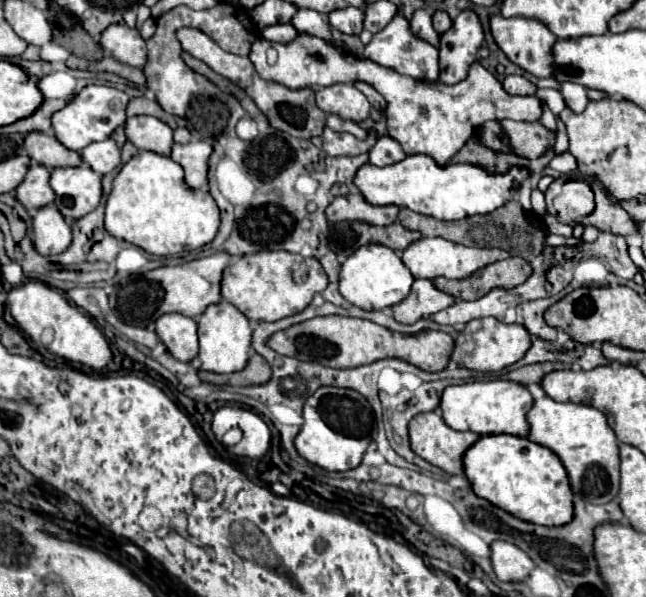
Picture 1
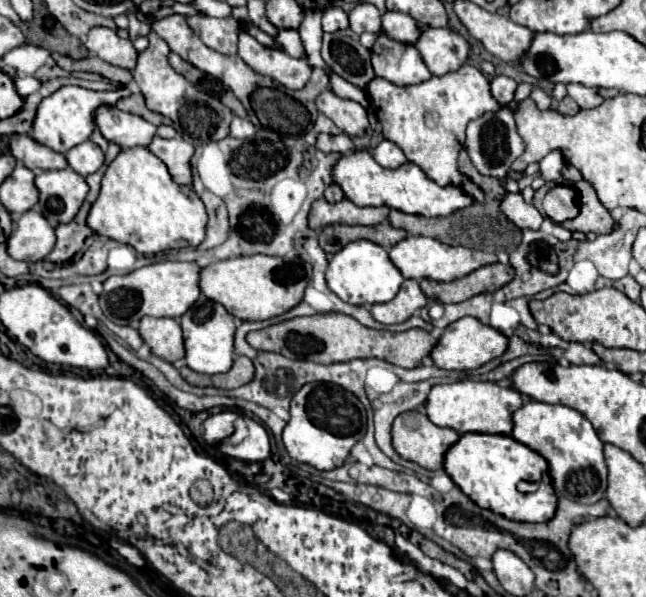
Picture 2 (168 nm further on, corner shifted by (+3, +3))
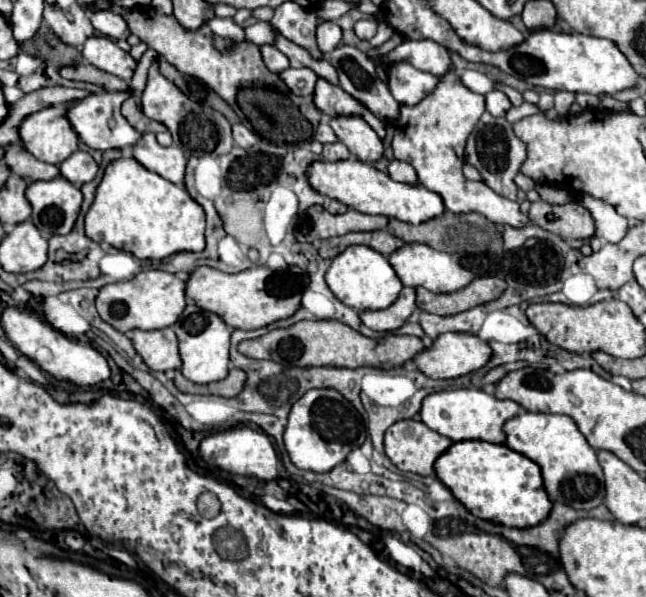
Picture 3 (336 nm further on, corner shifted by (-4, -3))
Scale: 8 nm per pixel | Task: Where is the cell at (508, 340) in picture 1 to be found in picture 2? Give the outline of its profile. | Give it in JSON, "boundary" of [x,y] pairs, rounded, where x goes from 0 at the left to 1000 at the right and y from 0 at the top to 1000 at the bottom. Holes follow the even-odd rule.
{"boundary":[[[721,529],[721,533],[712,533],[706,539],[700,539],[697,546],[690,546],[690,553],[681,563],[681,570],[666,586],[666,600],[678,616],[687,616],[687,620],[709,620],[709,623],[737,620],[740,613],[759,606],[762,600],[777,596],[783,580],[786,580],[783,563],[777,563],[771,553],[740,539],[737,533]]]}

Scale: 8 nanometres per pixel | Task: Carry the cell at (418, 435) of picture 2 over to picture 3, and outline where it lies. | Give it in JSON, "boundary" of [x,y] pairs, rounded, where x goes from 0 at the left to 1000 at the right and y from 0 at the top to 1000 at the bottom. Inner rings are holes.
{"boundary":[[[649,700],[618,704],[596,724],[596,760],[621,791],[670,794],[673,771],[698,747],[692,730],[661,717]]]}

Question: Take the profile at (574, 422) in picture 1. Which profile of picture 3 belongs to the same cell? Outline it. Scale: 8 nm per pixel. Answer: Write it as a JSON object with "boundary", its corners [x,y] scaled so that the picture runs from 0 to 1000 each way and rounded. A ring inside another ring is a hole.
{"boundary":[[[810,690],[785,704],[779,714],[785,727],[785,747],[803,760],[813,760],[837,781],[841,811],[856,841],[884,844],[884,851],[915,854],[937,838],[937,797],[924,771],[924,754],[915,750],[909,734],[896,724],[887,700],[875,693],[837,693]]]}

